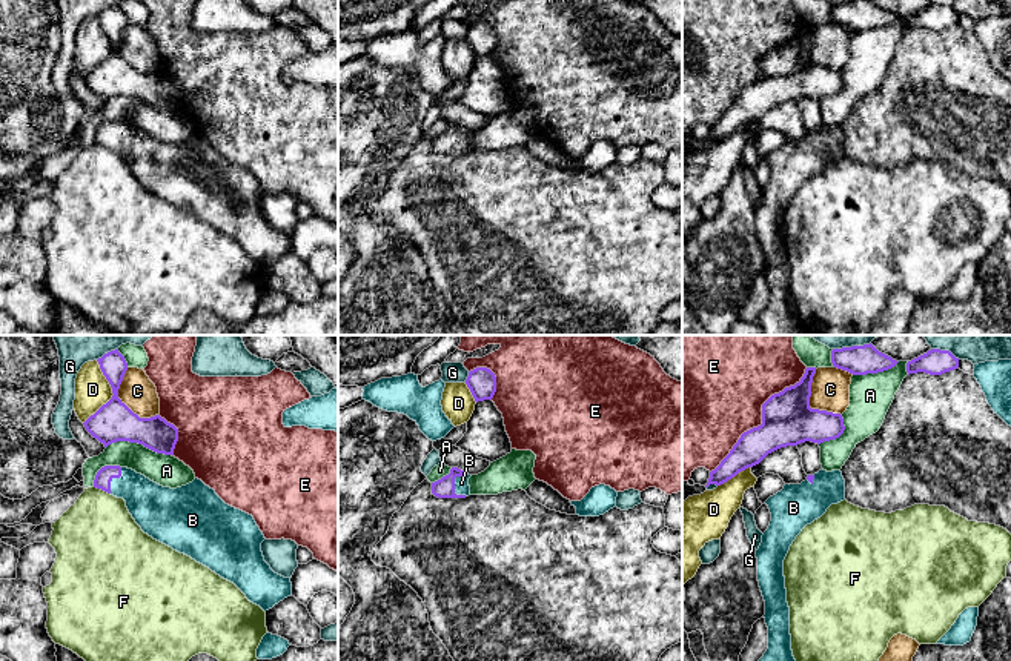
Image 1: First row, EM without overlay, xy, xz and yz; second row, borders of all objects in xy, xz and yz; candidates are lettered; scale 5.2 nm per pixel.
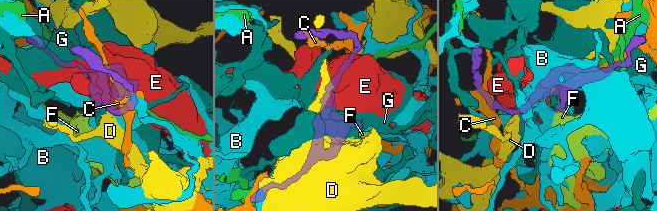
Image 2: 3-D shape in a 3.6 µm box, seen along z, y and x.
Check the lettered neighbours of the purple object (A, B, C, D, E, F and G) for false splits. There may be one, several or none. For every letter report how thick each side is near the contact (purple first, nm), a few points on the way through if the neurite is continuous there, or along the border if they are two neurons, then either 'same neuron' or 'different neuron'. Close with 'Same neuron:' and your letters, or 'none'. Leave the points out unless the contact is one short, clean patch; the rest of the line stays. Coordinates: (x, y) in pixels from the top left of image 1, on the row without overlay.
A: 220 nm thick on the purple side, 160 nm on the other; different neuron
B: 110 nm thick on the purple side, 80 nm on the other; same neuron
C: 220 nm thick on the purple side, 180 nm on the other; different neuron
D: 220 nm thick on the purple side, 180 nm on the other; different neuron
E: 280 nm thick on the purple side, 440 nm on the other; different neuron
F: 90 nm thick on the purple side, 420 nm on the other; border along xy (92, 142), (109, 149); different neuron
G: 150 nm thick on the purple side, 110 nm on the other; different neuron
Same neuron: B

